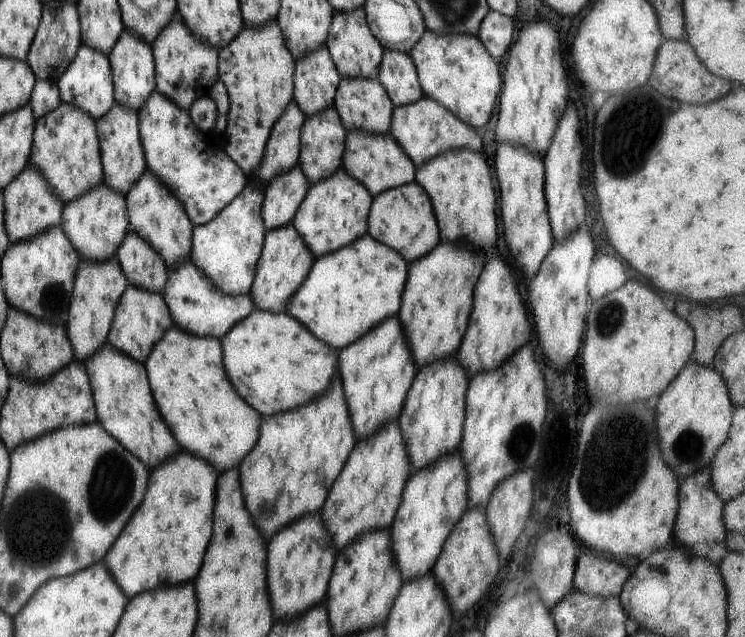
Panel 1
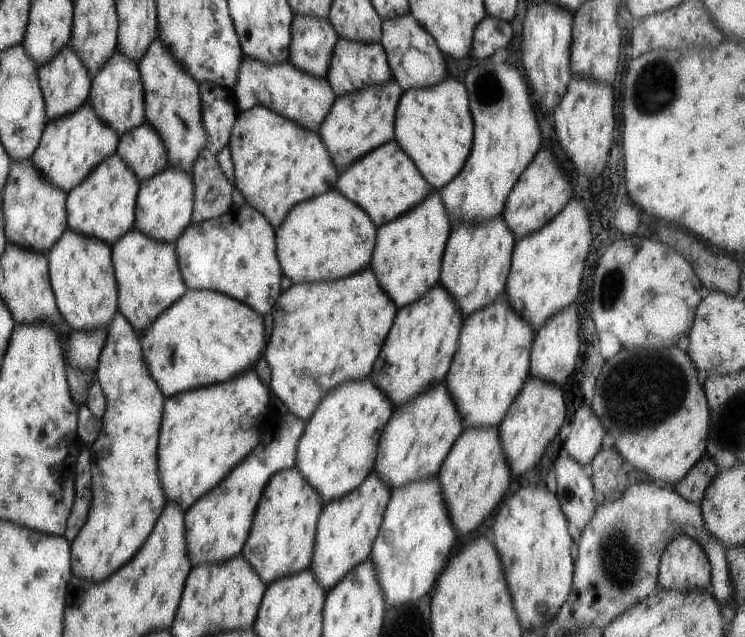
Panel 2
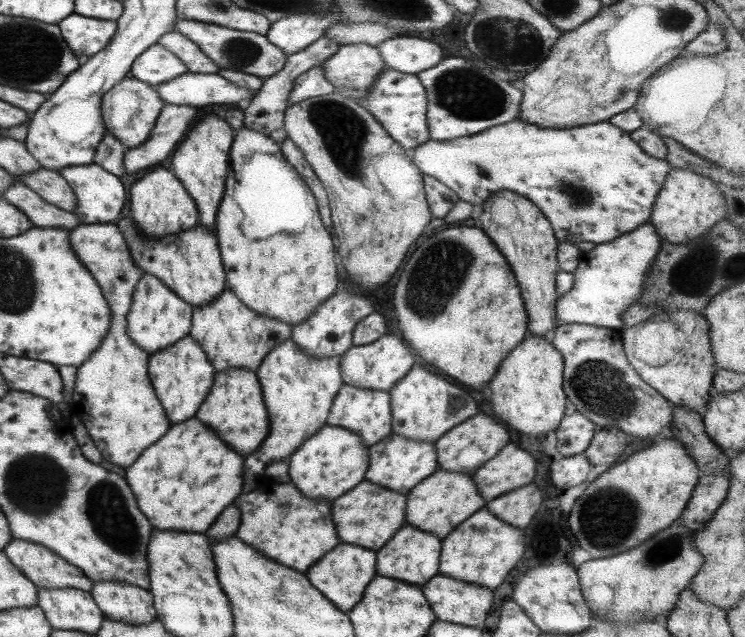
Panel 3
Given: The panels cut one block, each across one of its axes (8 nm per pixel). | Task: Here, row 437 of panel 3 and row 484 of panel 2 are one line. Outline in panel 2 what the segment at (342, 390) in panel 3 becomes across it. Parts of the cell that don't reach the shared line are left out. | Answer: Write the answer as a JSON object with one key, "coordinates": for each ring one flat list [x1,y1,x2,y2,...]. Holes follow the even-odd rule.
{"coordinates":[[371,470,362,482,349,493,323,504,316,523,316,534,310,572,318,584,328,592,358,563,366,560,372,543,378,534,382,517,390,498,390,489,375,470]]}

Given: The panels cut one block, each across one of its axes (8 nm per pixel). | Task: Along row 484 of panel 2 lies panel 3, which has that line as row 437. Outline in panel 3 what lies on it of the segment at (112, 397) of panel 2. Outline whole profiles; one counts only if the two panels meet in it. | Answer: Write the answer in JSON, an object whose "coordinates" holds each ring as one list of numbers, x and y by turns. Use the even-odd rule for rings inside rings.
{"coordinates":[[79,224,69,230,69,246,77,260,91,272,103,298,111,308,111,326,101,346,83,362,75,376,71,392,71,411,81,418,93,444,105,462,115,466,131,466,135,458,165,434,169,422,157,402,151,382,147,378,147,354,143,354,126,333,126,314,131,304,134,286,142,277,142,270,135,264,122,232,113,224]]}

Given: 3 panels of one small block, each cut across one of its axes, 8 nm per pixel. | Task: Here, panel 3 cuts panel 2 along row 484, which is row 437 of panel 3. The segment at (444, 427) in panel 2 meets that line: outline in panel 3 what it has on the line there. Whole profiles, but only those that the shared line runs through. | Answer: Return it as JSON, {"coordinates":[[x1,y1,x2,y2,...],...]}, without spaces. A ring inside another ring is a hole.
{"coordinates":[[389,434,377,445,368,448,369,458,364,478,367,482,393,491,393,493,406,495,417,482,421,482,433,474,437,469,437,455,435,455,434,442,417,442,405,439,399,435]]}

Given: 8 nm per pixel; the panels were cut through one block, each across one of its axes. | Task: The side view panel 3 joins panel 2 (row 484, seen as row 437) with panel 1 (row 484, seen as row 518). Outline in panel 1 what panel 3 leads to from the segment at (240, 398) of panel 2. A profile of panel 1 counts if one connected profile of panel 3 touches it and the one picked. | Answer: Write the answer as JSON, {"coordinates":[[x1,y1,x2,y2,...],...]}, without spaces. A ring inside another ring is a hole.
{"coordinates":[[177,454,149,474,145,498,103,556,107,570,125,596,155,590,163,580,173,586,195,578,211,534,215,478,217,472,191,454]]}

